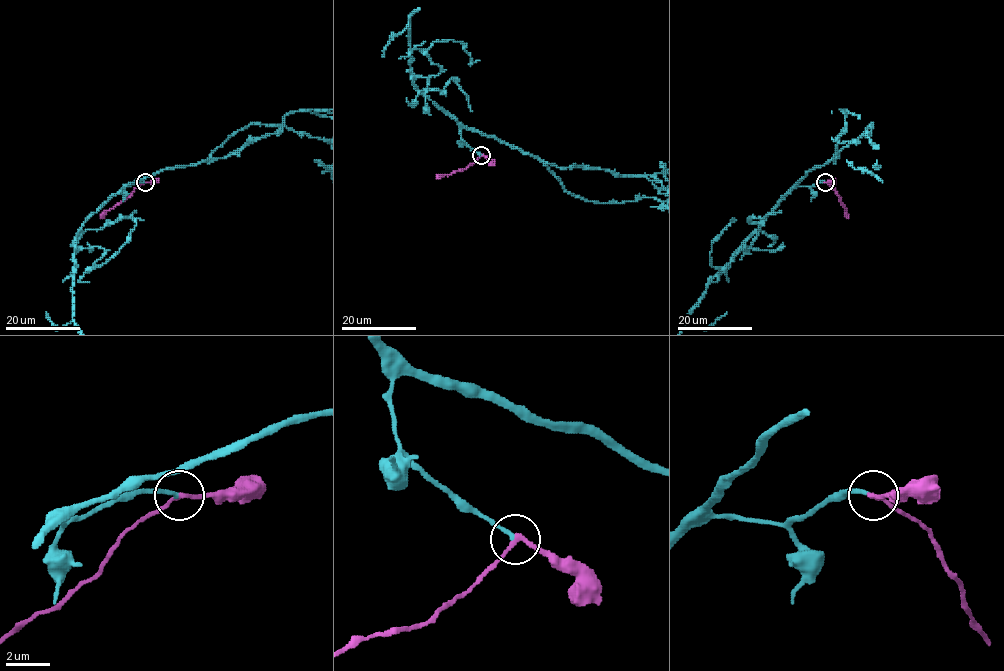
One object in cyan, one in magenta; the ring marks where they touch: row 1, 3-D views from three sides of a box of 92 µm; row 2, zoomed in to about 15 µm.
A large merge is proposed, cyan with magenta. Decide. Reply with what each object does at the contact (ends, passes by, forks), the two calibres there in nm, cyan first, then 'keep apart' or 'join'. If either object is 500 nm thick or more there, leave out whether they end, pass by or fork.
cyan ends there; magenta passes by; 170 nm thick on the cyan side, 180 nm on the other; join

